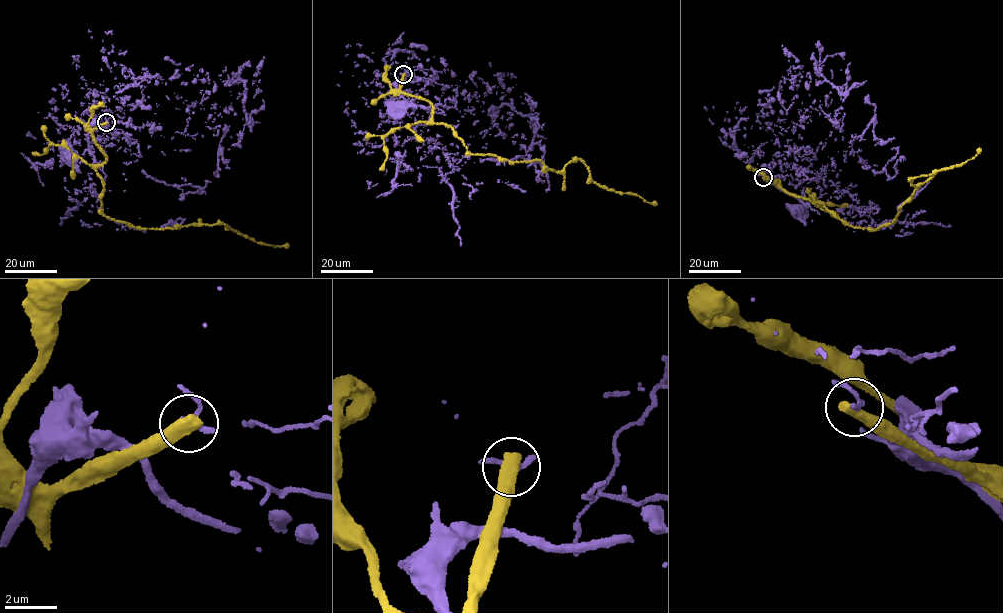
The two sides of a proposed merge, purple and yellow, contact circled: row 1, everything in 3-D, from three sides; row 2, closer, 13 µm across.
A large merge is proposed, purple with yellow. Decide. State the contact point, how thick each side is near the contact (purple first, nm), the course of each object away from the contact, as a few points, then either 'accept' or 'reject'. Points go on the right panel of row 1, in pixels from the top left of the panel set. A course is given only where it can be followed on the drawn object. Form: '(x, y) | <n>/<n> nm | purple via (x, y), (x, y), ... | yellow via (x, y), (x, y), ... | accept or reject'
(763, 177) | 240/600 nm | purple via (763, 177), (776, 181), (769, 181), (771, 183), (797, 198), (796, 209), (802, 209), (799, 211) | yellow via (763, 177), (822, 203), (854, 227), (872, 230), (895, 220), (917, 188), (911, 178), (959, 166), (979, 148) | reject

